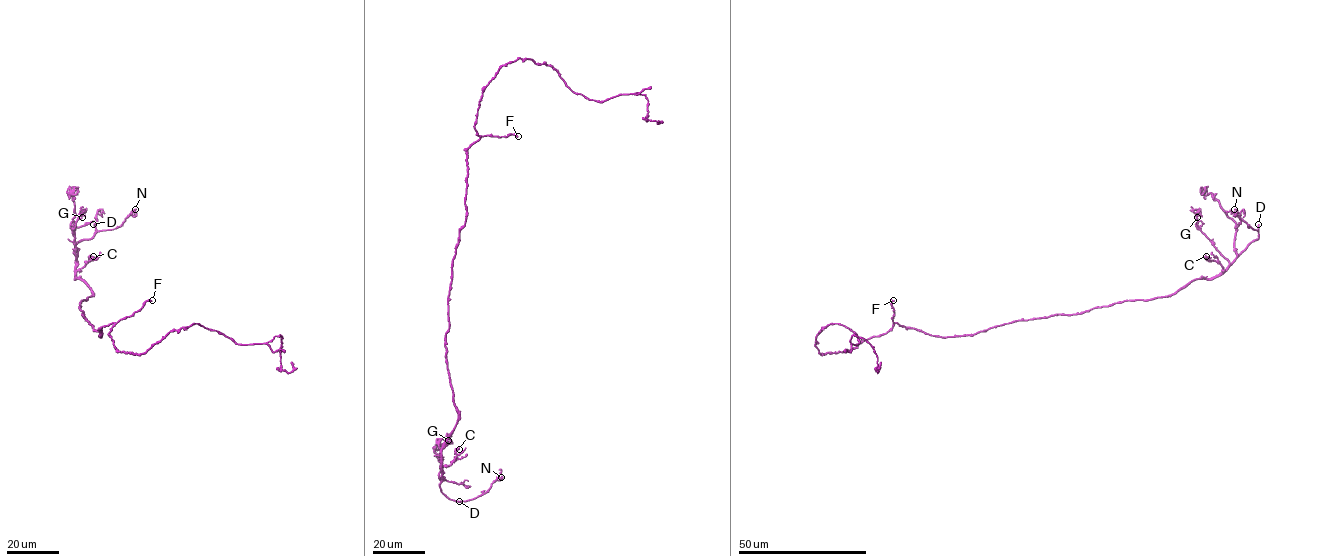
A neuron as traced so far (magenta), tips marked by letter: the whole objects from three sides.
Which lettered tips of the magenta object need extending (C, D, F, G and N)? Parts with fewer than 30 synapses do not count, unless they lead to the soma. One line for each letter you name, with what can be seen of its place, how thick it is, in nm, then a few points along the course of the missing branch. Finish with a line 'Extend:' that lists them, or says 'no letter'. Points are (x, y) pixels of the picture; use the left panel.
D: place (93, 224); calibre 200 nm; course (93, 224), (86, 224), (78, 231), (66, 254), (53, 266)
F: place (152, 300); calibre 200 nm; course (152, 300), (159, 241), (145, 215), (161, 173), (146, 118), (163, 117), (140, 91), (167, 100), (170, 91)
Extend: D, F

